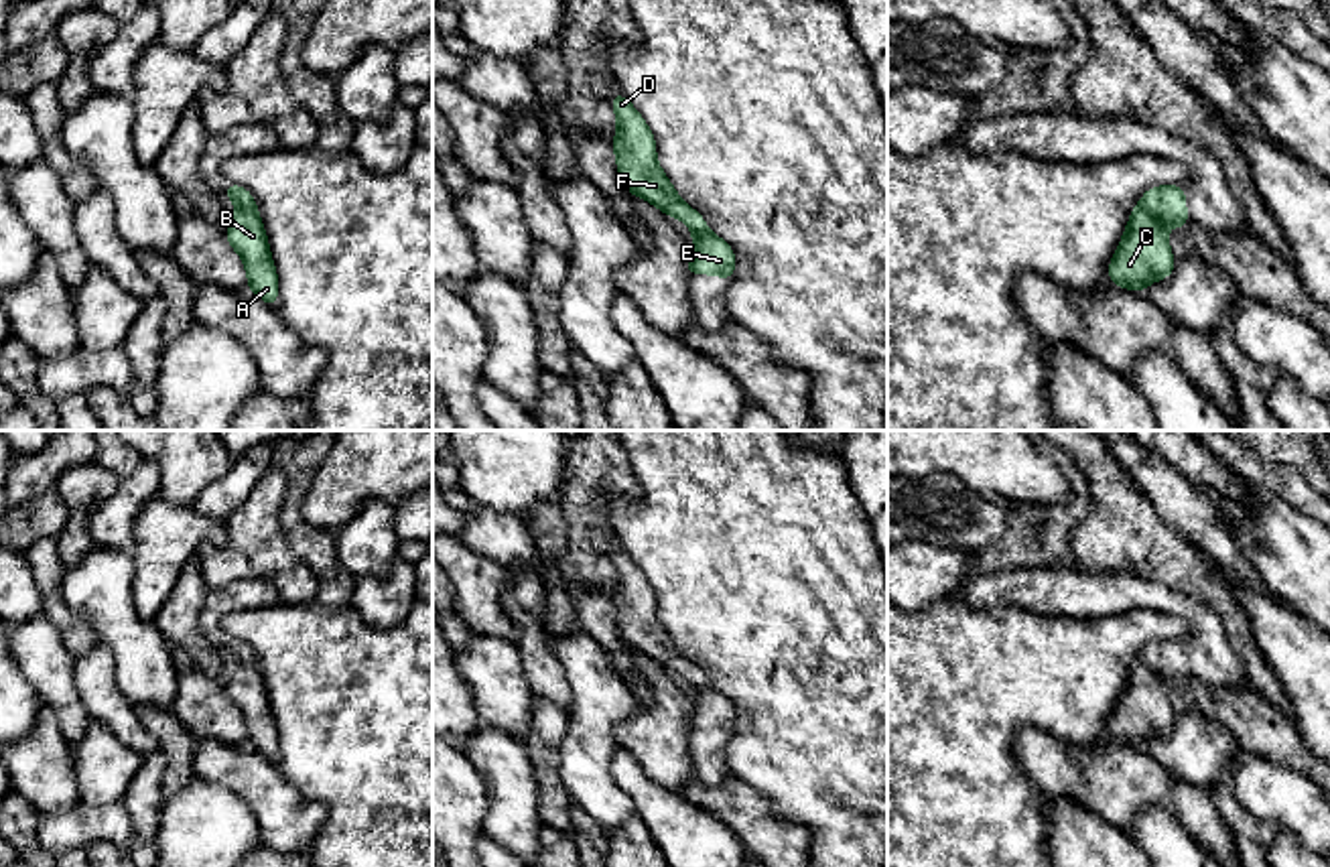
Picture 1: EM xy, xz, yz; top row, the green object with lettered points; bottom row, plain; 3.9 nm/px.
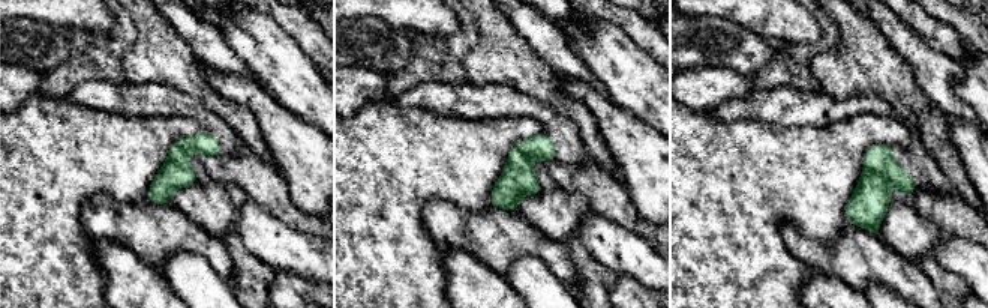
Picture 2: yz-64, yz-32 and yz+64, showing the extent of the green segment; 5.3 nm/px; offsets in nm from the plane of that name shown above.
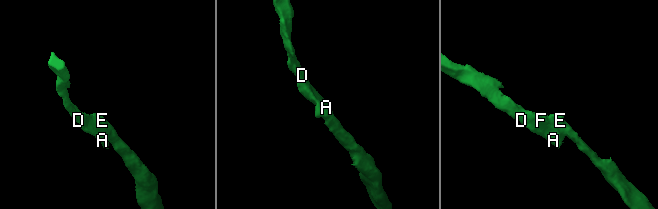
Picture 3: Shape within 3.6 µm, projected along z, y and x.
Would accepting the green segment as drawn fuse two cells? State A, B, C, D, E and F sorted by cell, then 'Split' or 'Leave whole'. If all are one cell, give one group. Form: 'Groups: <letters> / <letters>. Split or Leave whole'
Groups: A B C D F / E. Split

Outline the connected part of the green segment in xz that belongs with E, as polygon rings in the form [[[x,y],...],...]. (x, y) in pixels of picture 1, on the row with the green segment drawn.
[[[713,231],[694,234],[690,244],[692,258],[682,268],[688,276],[692,274],[715,274],[725,280],[735,278],[735,252],[733,248]]]

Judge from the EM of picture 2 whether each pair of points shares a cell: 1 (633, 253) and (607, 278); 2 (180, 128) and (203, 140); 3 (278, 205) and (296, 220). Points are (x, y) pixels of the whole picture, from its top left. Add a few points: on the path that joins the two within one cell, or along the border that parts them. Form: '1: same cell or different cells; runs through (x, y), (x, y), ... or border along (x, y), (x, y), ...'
1: different cells; border along (586, 250), (616, 275)
2: different cells; border along (198, 132), (182, 137), (176, 143)
3: same cell; runs through (282, 208), (291, 215)

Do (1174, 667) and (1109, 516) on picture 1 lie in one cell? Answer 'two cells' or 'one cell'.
two cells

